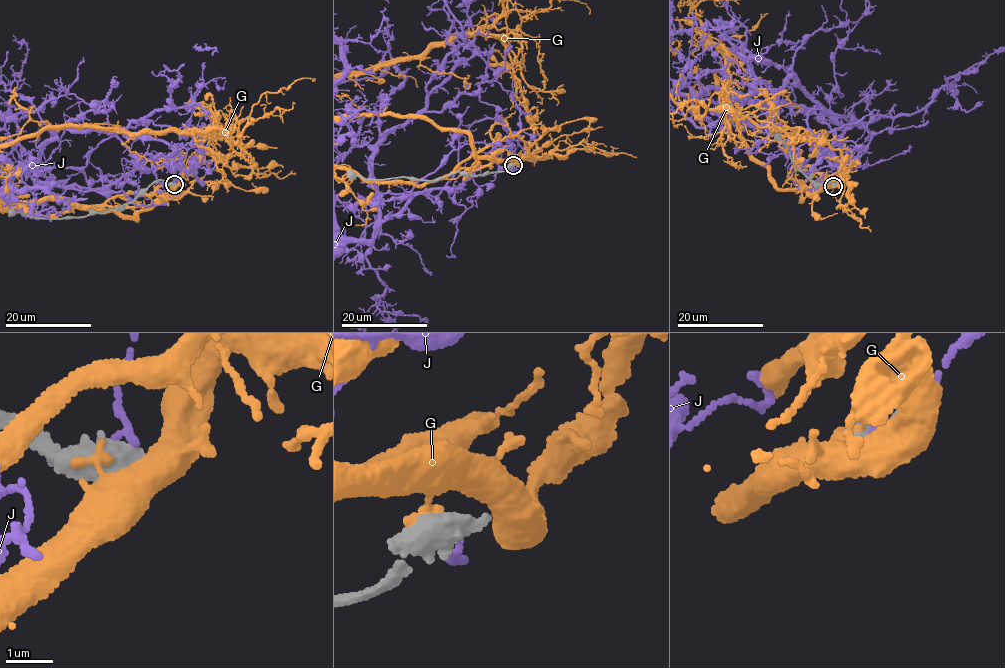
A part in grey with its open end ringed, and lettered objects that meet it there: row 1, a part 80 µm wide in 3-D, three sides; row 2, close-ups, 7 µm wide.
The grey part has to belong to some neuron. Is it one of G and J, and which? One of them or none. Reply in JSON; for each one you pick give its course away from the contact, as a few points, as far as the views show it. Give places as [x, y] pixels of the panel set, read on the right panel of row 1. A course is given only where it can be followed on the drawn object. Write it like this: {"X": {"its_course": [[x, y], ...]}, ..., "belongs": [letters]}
{"belongs": []}

